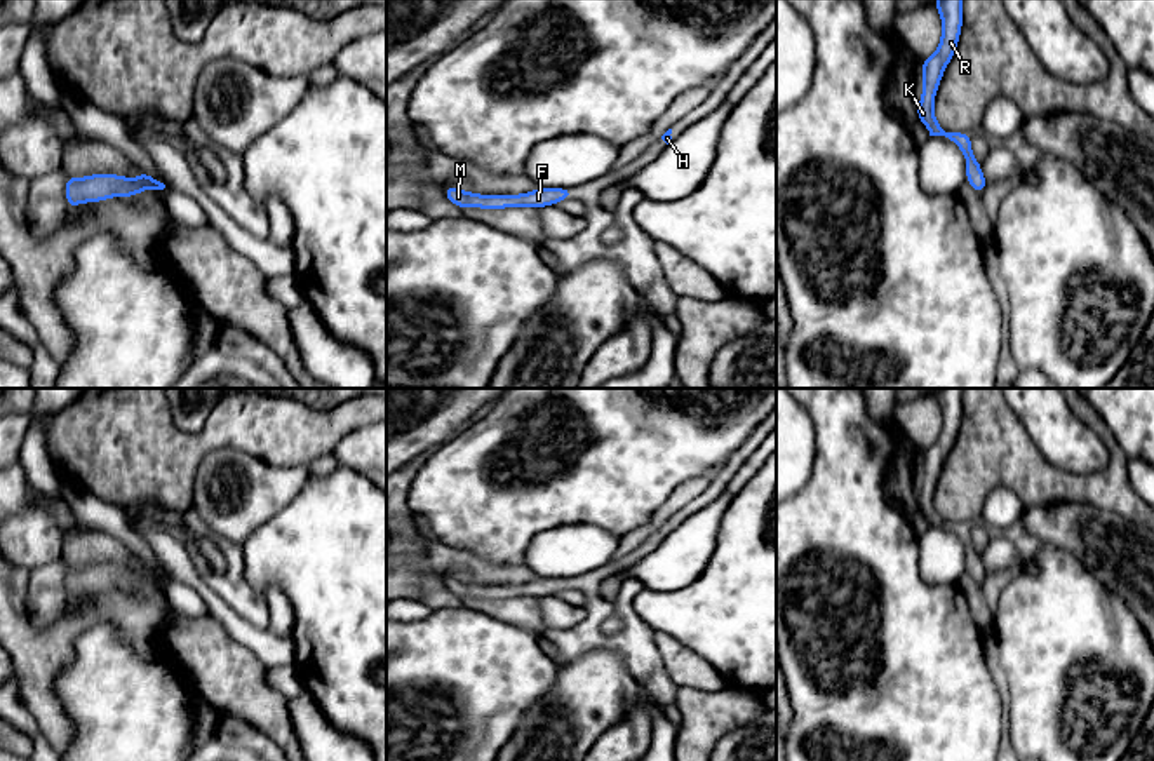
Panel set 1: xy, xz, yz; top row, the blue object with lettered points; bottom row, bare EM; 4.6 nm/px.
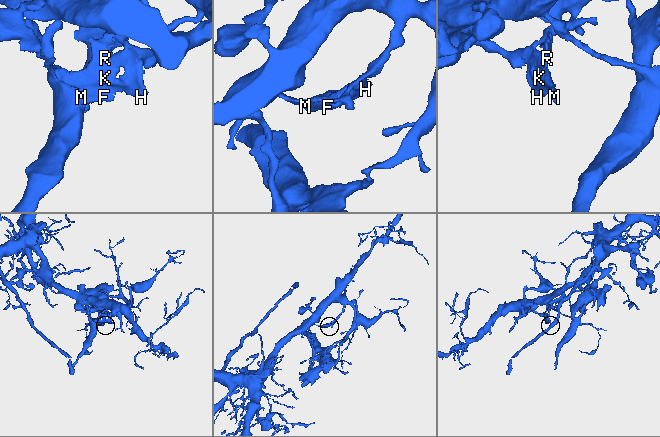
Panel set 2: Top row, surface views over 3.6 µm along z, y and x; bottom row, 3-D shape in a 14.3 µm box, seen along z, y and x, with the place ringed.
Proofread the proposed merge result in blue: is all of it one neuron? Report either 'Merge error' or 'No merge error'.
No merge error

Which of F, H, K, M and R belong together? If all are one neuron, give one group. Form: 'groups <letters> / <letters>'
groups F H K M R

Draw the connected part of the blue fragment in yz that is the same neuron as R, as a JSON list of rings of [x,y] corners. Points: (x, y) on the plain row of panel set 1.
[[[936,388],[933,392],[943,413],[943,420],[938,439],[929,448],[923,449],[923,484],[916,500],[917,508],[924,514],[929,526],[945,526],[959,536],[966,549],[966,573],[971,575],[976,585],[982,585],[987,571],[971,540],[971,524],[945,522],[933,503],[935,486],[942,472],[942,465],[956,444],[956,437],[959,434],[959,425],[963,420],[963,392],[964,388]]]

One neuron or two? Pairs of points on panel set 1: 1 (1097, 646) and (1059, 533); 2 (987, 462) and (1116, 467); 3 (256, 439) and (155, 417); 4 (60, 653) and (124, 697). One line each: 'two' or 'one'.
1: two
2: one
3: one
4: two

